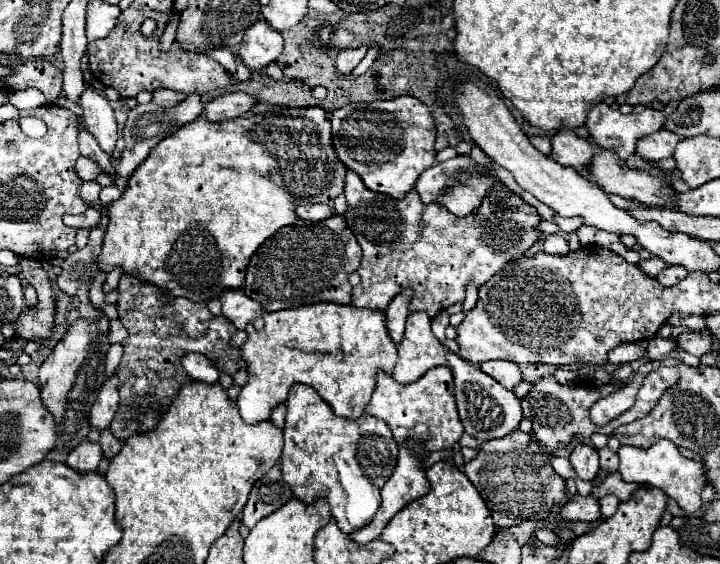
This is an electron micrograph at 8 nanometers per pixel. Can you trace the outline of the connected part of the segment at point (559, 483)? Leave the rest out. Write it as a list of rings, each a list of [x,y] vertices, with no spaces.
[[[513,431],[507,437],[481,443],[479,453],[463,467],[469,481],[475,485],[487,503],[497,527],[511,527],[519,521],[545,521],[553,507],[565,501],[565,479],[551,467],[551,453],[541,449],[531,433]]]

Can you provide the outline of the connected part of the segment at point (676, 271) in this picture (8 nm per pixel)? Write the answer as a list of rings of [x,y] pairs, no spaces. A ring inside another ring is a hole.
[[[671,265],[667,269],[663,269],[659,275],[657,275],[657,281],[663,283],[663,285],[677,285],[681,279],[687,277],[687,271],[679,265]]]

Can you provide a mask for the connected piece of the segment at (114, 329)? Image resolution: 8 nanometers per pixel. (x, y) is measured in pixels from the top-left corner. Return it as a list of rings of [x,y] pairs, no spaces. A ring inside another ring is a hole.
[[[119,319],[110,321],[109,342],[110,344],[121,343],[128,337],[127,330]]]

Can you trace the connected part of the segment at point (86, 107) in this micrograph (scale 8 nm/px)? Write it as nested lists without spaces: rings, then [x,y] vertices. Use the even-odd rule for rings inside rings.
[[[95,89],[83,91],[81,107],[87,131],[91,131],[91,135],[95,135],[103,151],[111,155],[115,151],[115,141],[117,141],[117,121],[113,115],[113,107]]]

